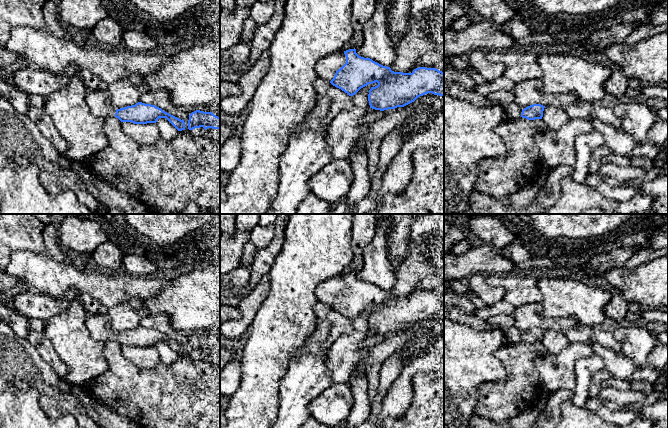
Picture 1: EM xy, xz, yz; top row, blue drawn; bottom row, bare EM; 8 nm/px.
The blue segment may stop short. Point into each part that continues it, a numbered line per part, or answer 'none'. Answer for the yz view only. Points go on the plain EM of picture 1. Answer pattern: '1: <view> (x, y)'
1: yz (505, 323)

